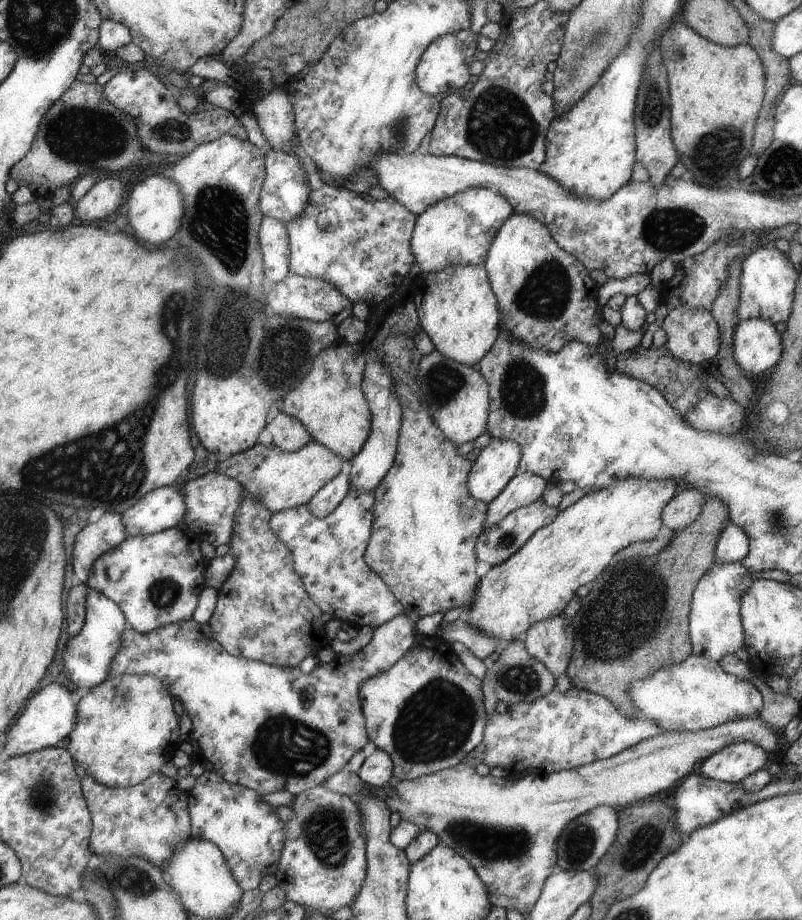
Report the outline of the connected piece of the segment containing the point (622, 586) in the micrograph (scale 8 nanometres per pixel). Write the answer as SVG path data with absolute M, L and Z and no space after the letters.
M706 495L707 502L700 517L683 532L675 532L670 543L658 555L628 560L612 560L612 586L592 586L584 598L584 612L576 618L580 628L580 640L576 640L576 656L571 656L567 674L571 686L607 697L629 719L640 718L629 695L631 684L647 679L662 667L678 664L693 654L689 637L689 614L696 584L708 572L709 564L715 562L715 546L721 530L730 521L729 510L719 497Z

